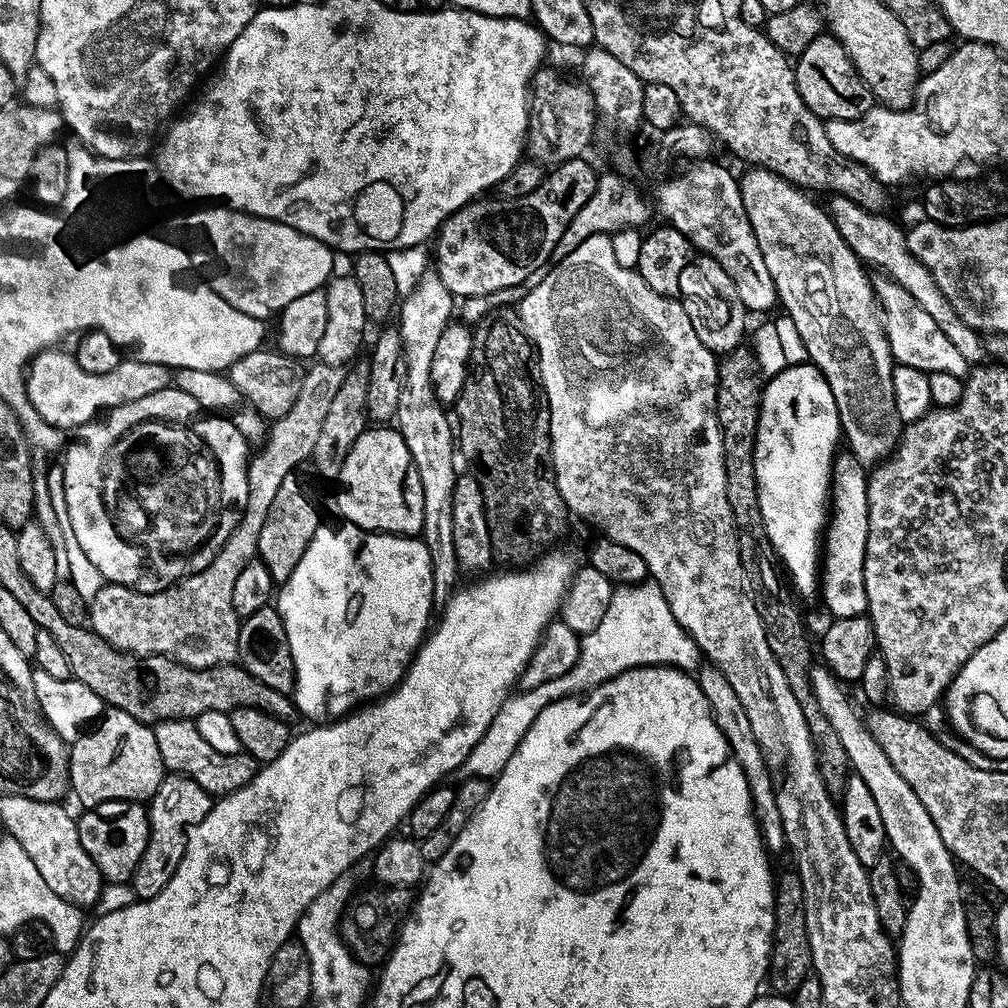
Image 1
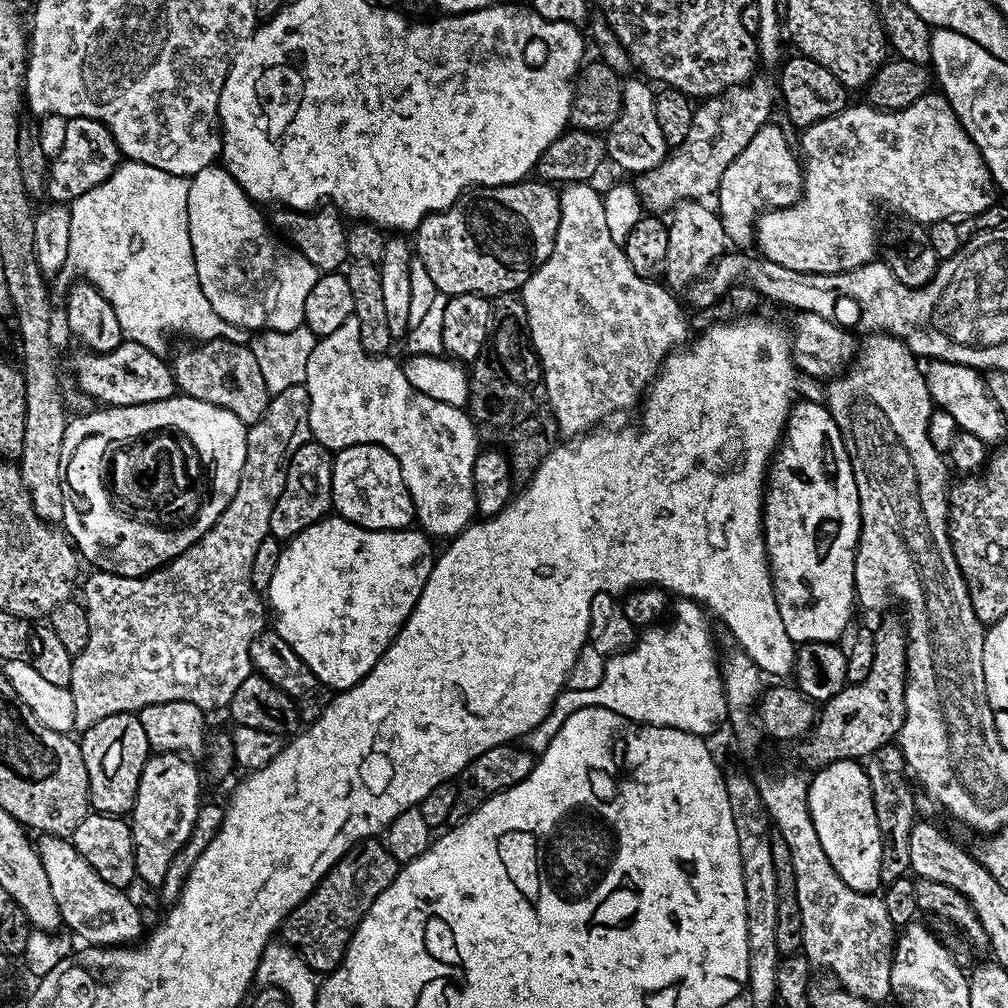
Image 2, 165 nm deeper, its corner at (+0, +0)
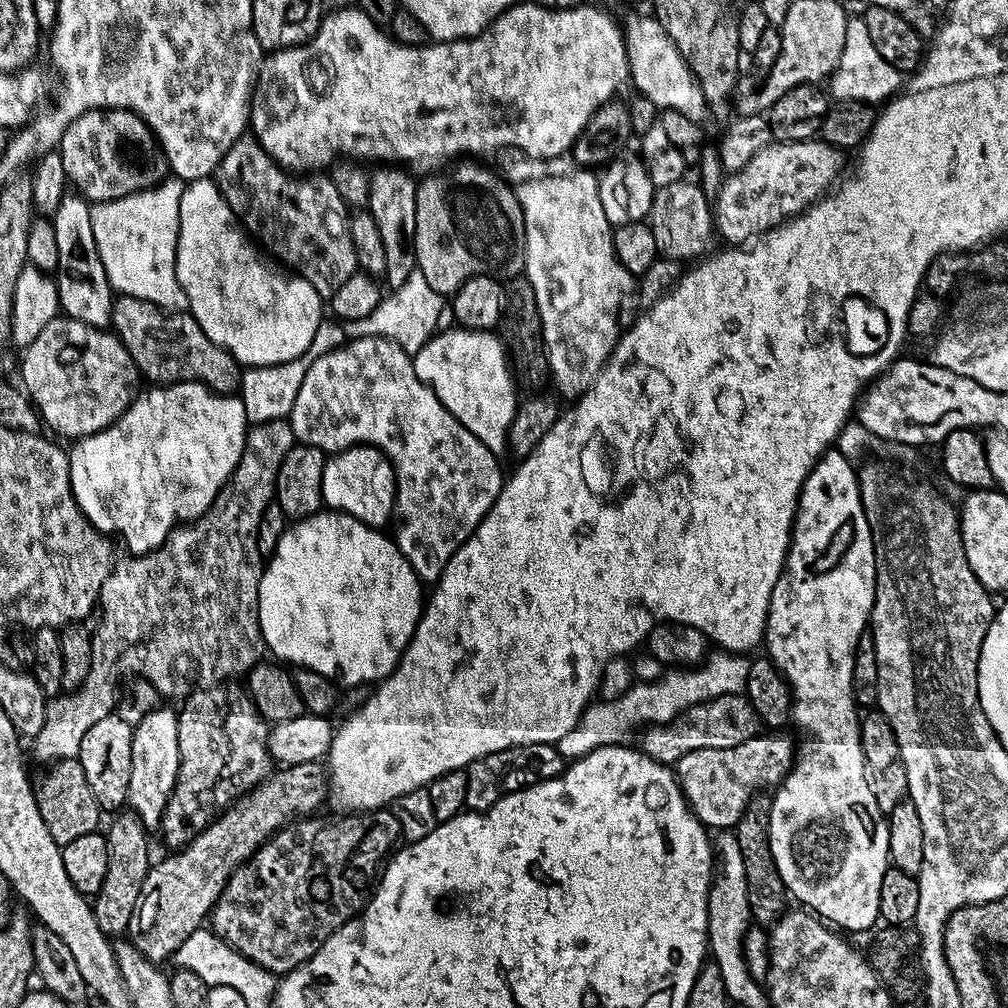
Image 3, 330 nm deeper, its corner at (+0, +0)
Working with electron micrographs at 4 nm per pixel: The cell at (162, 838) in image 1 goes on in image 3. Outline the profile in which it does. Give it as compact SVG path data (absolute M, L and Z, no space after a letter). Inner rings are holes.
M167 706L155 708L142 722L132 729L132 757L130 758L130 790L127 807L136 813L145 828L159 829L160 820L176 785L180 769L178 750L177 713Z

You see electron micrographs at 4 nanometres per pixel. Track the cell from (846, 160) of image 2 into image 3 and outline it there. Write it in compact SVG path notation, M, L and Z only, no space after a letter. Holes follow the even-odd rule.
M821 138L789 144L769 142L765 148L759 148L746 166L727 173L720 183L711 205L712 222L718 236L728 243L725 245L744 246L777 228L786 218L800 215L837 183L844 156L841 149Z

